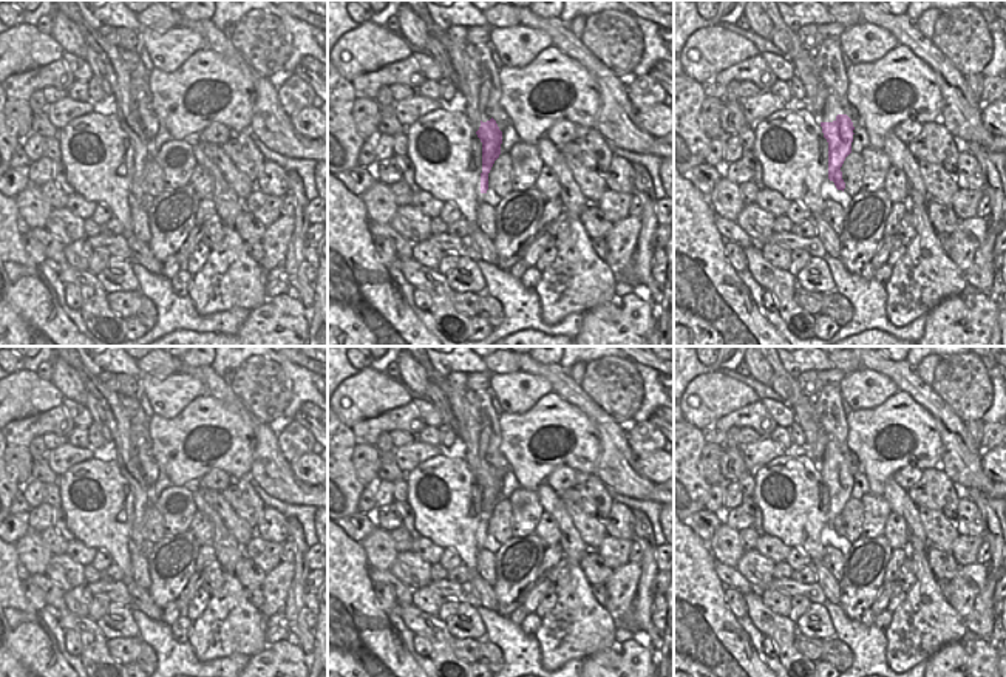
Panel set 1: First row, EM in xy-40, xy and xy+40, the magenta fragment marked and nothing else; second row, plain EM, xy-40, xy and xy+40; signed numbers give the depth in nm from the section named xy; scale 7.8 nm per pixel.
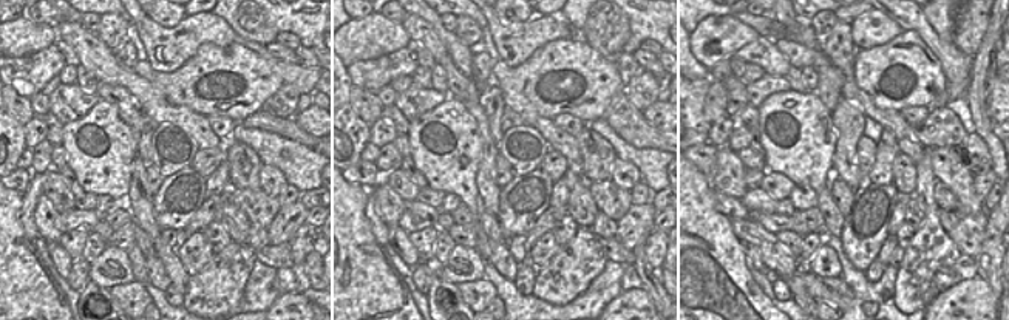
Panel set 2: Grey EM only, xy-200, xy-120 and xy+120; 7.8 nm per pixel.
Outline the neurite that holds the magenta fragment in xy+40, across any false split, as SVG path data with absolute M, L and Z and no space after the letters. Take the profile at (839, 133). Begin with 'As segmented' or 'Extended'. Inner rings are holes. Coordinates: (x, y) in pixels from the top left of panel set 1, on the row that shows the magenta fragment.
As segmented. M838 114L833 122L821 122L824 138L828 142L828 179L838 190L845 189L841 167L851 153L853 122L847 114Z

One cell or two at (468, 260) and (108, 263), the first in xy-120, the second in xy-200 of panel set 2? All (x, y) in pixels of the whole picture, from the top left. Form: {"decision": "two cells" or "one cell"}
{"decision": "one cell"}

